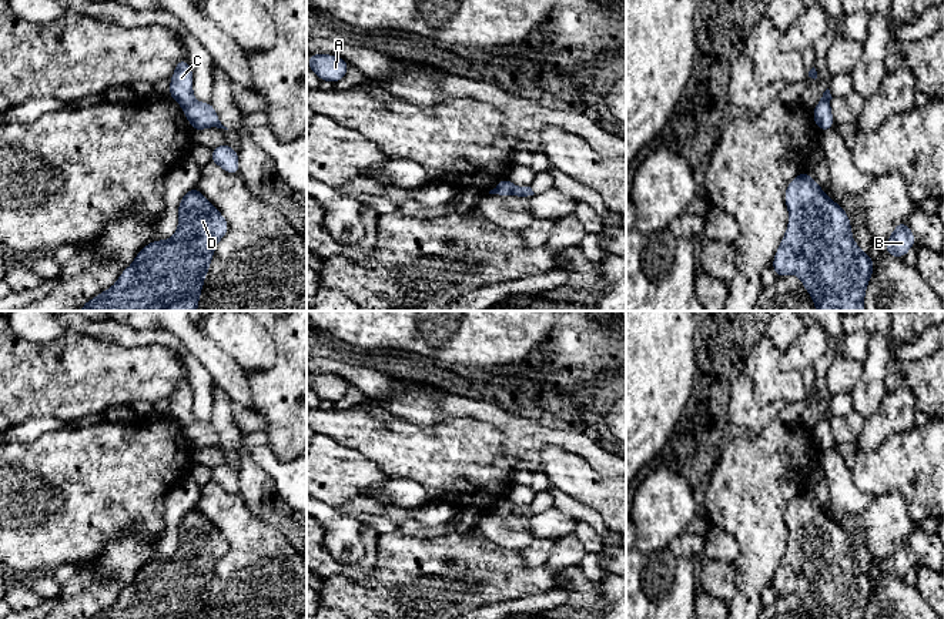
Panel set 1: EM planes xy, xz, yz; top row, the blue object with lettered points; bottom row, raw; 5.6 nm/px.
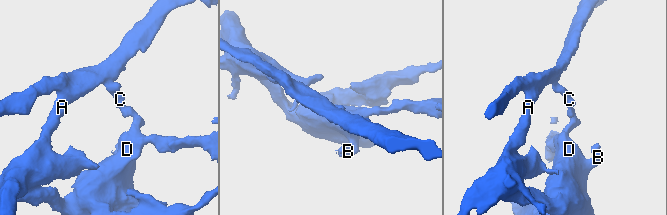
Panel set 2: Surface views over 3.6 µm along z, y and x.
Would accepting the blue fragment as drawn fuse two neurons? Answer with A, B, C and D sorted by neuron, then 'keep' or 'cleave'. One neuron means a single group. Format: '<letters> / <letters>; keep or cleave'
A C / B D; cleave

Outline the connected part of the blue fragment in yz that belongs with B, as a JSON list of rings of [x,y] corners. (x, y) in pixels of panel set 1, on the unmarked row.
[[[900,542],[896,545],[893,553],[886,561],[886,572],[893,576],[904,578],[908,569],[915,563],[915,556],[911,552],[908,543]]]

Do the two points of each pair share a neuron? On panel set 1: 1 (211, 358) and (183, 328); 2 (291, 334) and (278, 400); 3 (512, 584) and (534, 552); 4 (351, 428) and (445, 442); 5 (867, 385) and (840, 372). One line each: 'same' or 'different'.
1: same
2: same
3: different
4: same
5: different

